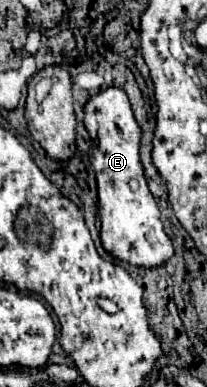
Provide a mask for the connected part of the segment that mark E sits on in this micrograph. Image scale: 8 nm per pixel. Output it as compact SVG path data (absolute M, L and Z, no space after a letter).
M105 88L87 100L83 112L85 128L93 140L91 164L97 174L103 248L115 258L135 266L161 266L173 256L173 244L163 232L159 208L143 176L143 166L139 162L141 128L133 116L127 94L121 88Z

